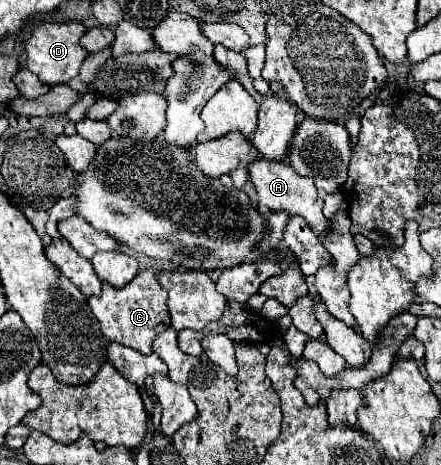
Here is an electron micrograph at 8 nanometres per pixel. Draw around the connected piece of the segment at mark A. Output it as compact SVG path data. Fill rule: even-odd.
M268 160L252 162L250 168L248 168L248 174L250 174L250 182L256 186L260 206L266 206L272 212L282 210L290 218L292 216L302 216L318 236L326 234L326 230L330 228L330 220L322 214L324 198L318 194L316 186L314 186L314 180L298 176L286 162L268 162Z

